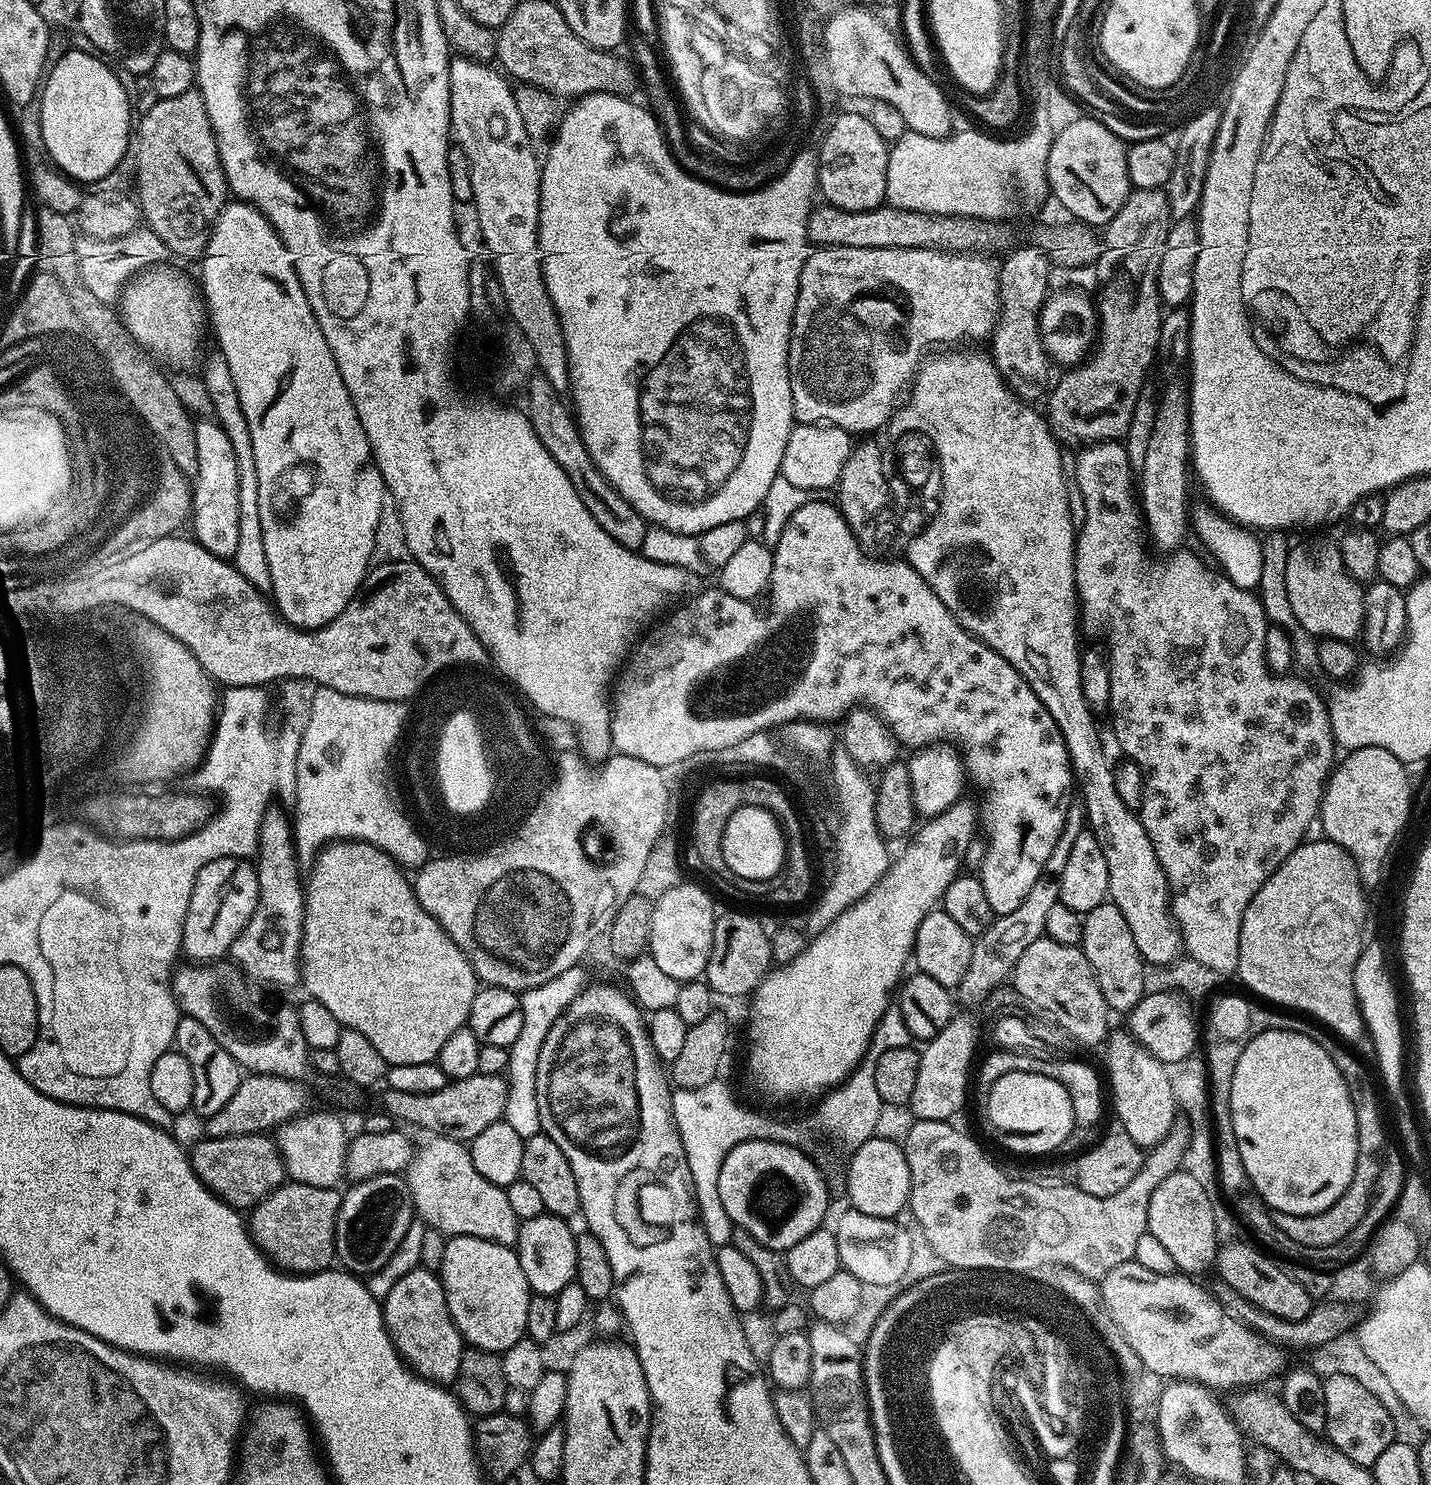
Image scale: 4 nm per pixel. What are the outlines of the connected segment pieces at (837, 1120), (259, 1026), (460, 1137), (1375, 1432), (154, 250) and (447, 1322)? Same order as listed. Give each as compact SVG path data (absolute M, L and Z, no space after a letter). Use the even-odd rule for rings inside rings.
M865 1058L848 1077L837 1084L819 1101L816 1113L808 1120L767 1120L756 1112L743 1108L732 1097L732 1092L723 1084L723 1079L706 1082L698 1088L676 1088L672 1094L672 1113L682 1146L686 1150L686 1162L690 1166L692 1185L696 1191L696 1205L700 1208L700 1223L713 1246L732 1242L733 1222L722 1206L722 1197L718 1195L718 1174L726 1154L747 1140L773 1140L779 1144L793 1144L803 1149L812 1139L829 1136L840 1143L845 1154L856 1151L862 1142L877 1135L882 1105L878 1098L878 1086L874 1082L875 1059Z
M231 962L199 965L185 963L175 969L172 990L183 1015L198 1018L214 1038L239 1062L245 1073L281 1076L287 1080L307 1081L310 1076L309 1047L298 1026L298 1011L288 1004L267 1004L247 976Z
M477 1072L470 1078L449 1080L442 1090L434 1090L430 1094L406 1094L406 1090L388 1088L385 1091L383 1111L393 1121L413 1124L416 1128L425 1128L428 1134L445 1136L463 1142L470 1142L486 1126L498 1122L508 1108L508 1084L504 1076L491 1076Z
M1339 1372L1333 1376L1323 1377L1326 1404L1326 1426L1324 1432L1328 1443L1333 1444L1346 1458L1364 1468L1371 1468L1378 1462L1378 1454L1394 1442L1396 1424L1388 1413L1388 1408L1372 1393L1369 1385L1345 1376Z
M139 226L124 237L101 239L81 235L76 242L79 281L103 304L119 301L124 288L141 272L161 263L166 249L162 238L158 238L146 226Z
M423 1266L410 1270L395 1282L388 1296L382 1300L382 1307L388 1337L404 1363L423 1380L451 1385L458 1374L466 1345L450 1318L439 1275Z

